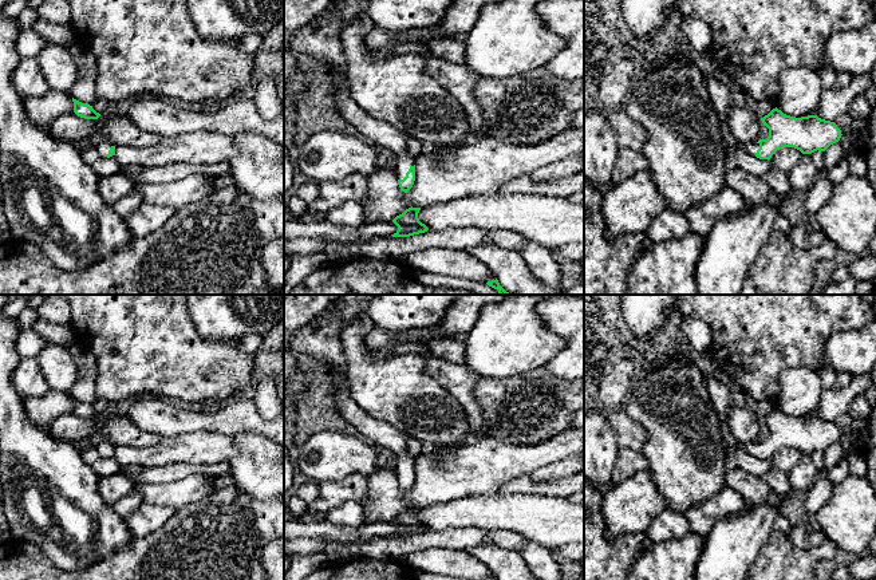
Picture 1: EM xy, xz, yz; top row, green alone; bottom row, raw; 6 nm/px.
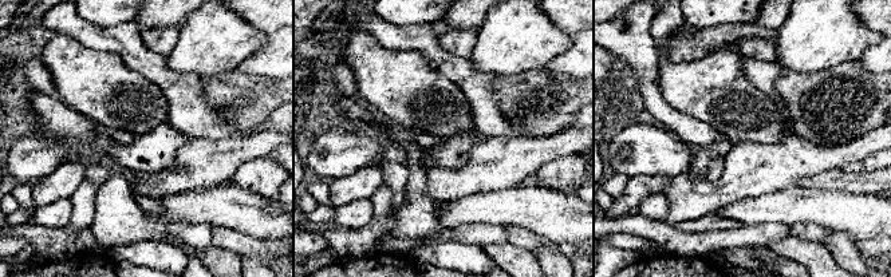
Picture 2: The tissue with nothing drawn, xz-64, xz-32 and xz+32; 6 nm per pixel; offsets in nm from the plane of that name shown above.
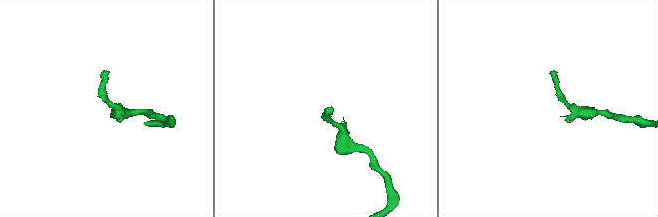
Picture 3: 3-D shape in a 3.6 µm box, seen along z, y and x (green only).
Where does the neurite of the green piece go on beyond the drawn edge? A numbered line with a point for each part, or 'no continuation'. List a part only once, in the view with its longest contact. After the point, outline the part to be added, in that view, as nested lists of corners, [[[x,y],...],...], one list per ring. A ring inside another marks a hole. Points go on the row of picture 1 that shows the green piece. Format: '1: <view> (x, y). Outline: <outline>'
1: xz (378, 133). Outline: [[[348,90],[335,91],[335,108],[354,133],[366,138],[371,145],[386,147],[396,155],[395,171],[403,179],[415,159],[407,154],[409,137],[398,129],[366,114],[350,96]]]

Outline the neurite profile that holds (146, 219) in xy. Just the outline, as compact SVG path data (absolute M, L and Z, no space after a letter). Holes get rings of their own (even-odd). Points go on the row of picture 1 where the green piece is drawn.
M142 202L126 220L125 224L135 238L149 236L161 228L174 213L171 206L158 206Z

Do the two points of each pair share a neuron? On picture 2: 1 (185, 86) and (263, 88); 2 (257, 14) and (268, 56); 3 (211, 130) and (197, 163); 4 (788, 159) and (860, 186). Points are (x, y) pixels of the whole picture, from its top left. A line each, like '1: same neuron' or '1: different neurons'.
1: different neurons
2: same neuron
3: different neurons
4: different neurons

